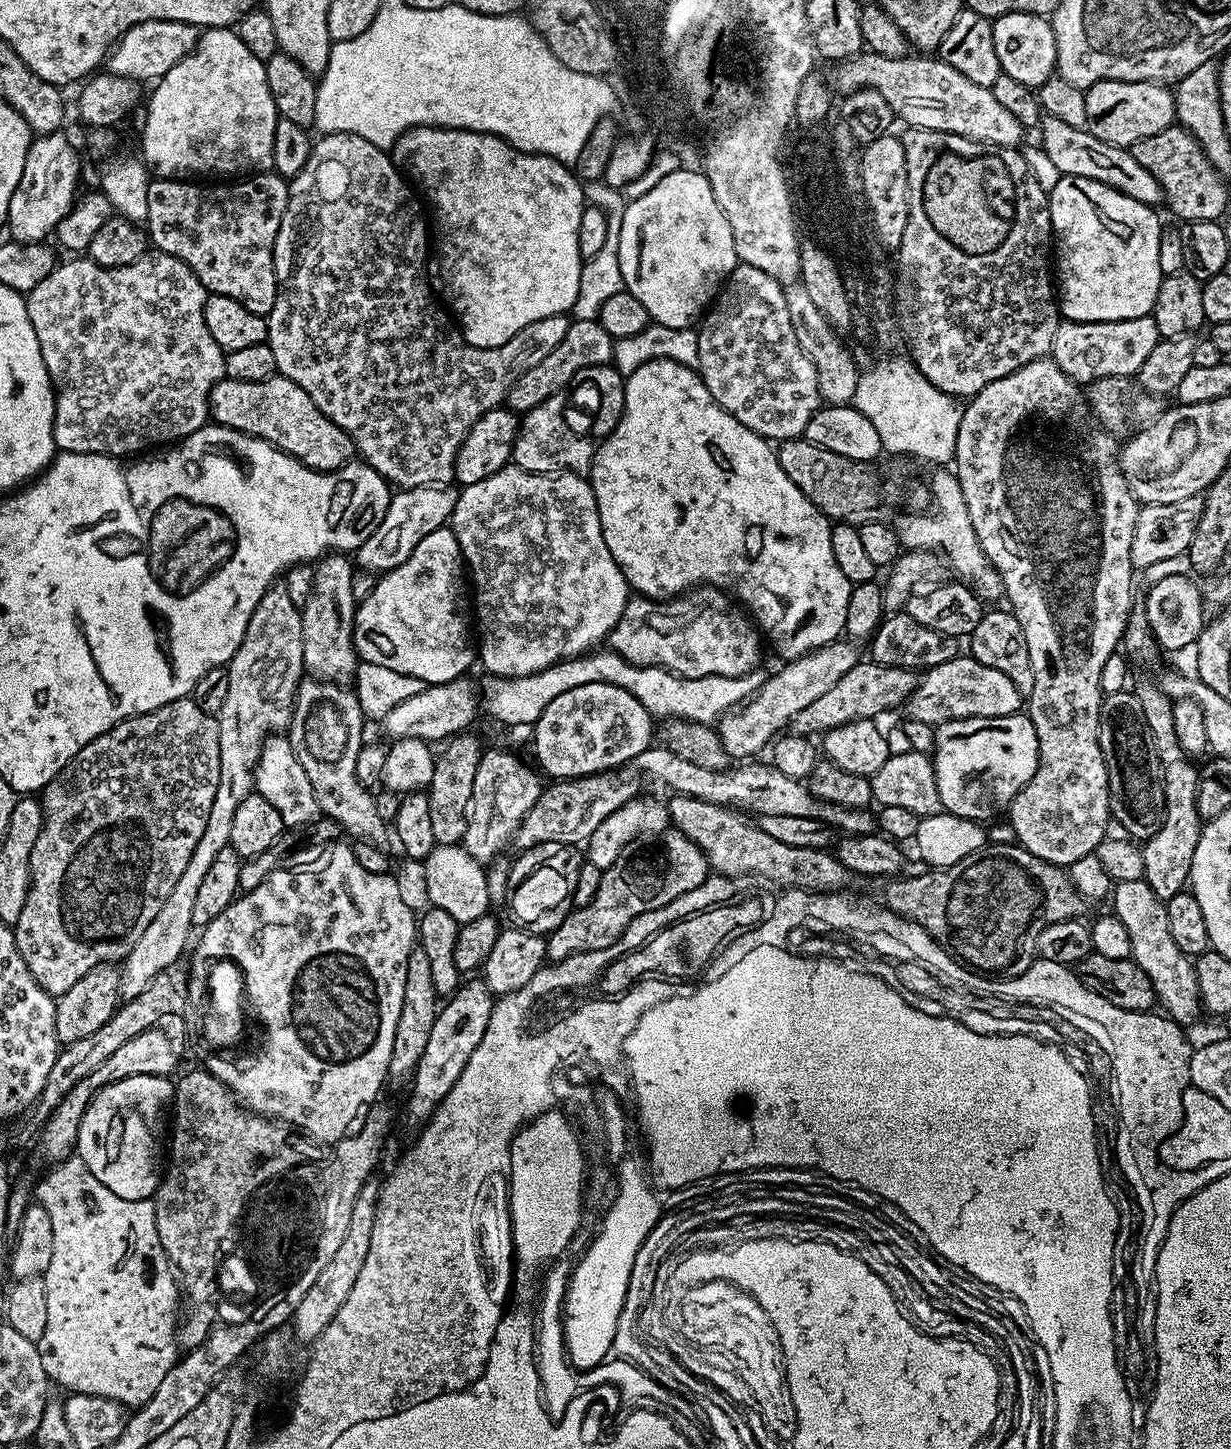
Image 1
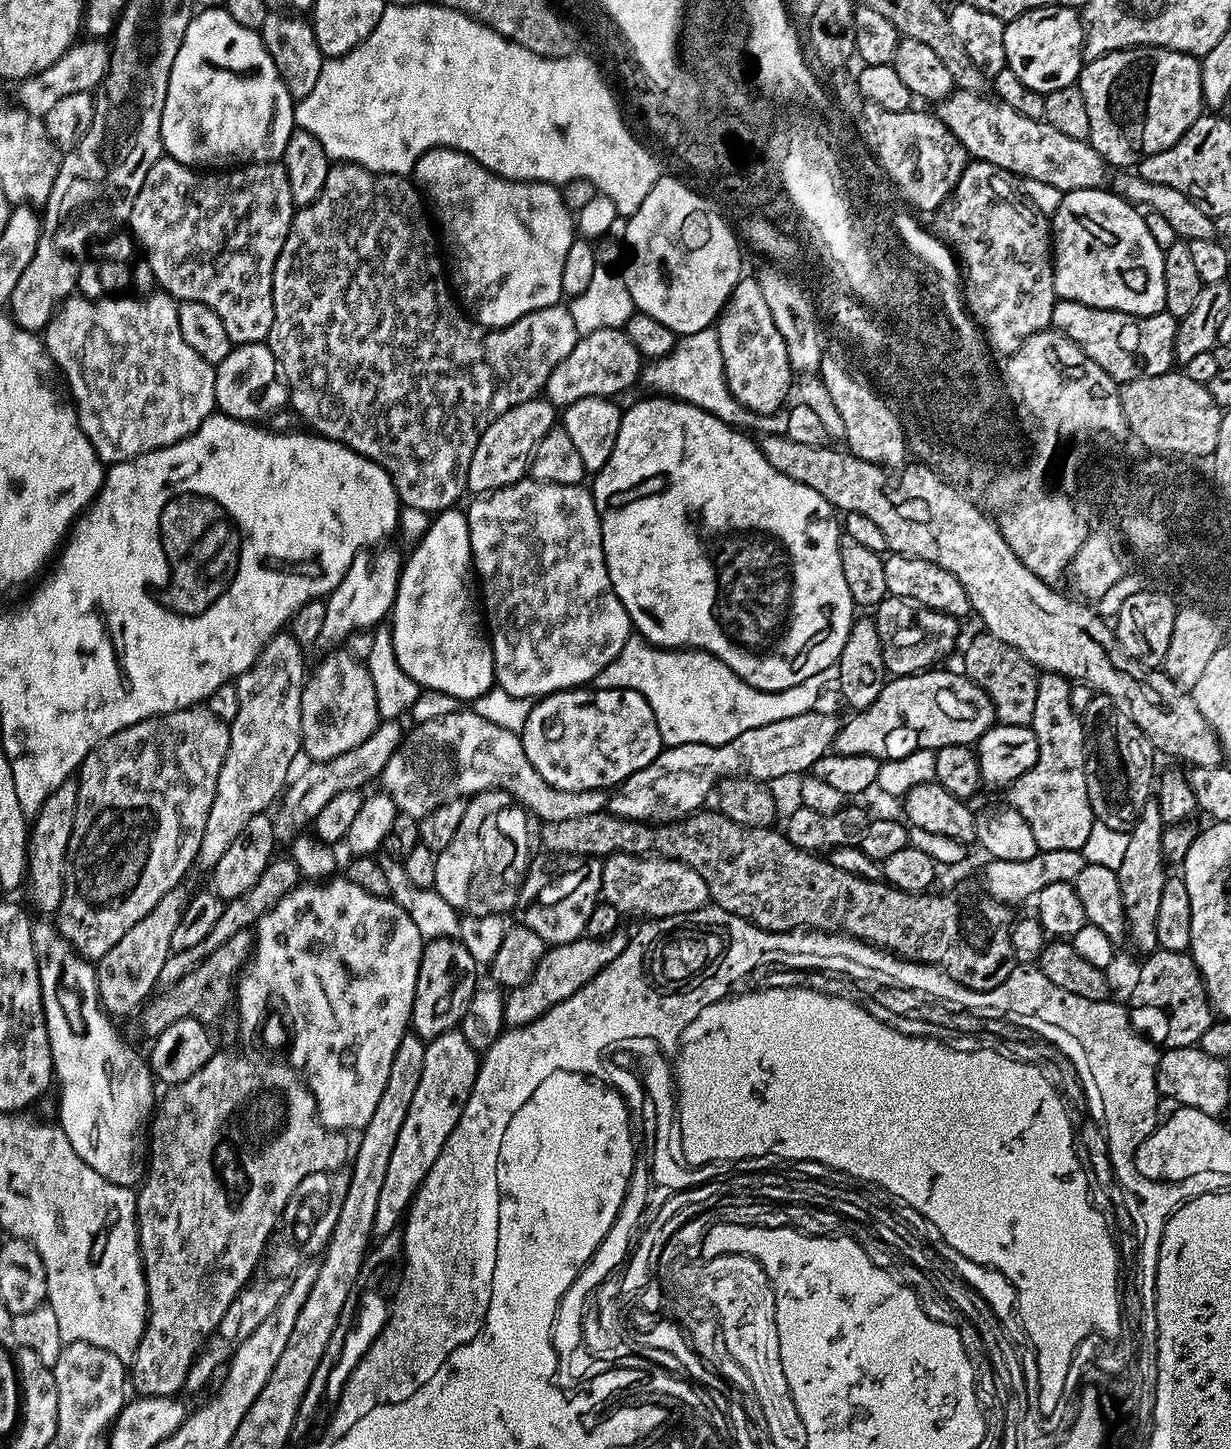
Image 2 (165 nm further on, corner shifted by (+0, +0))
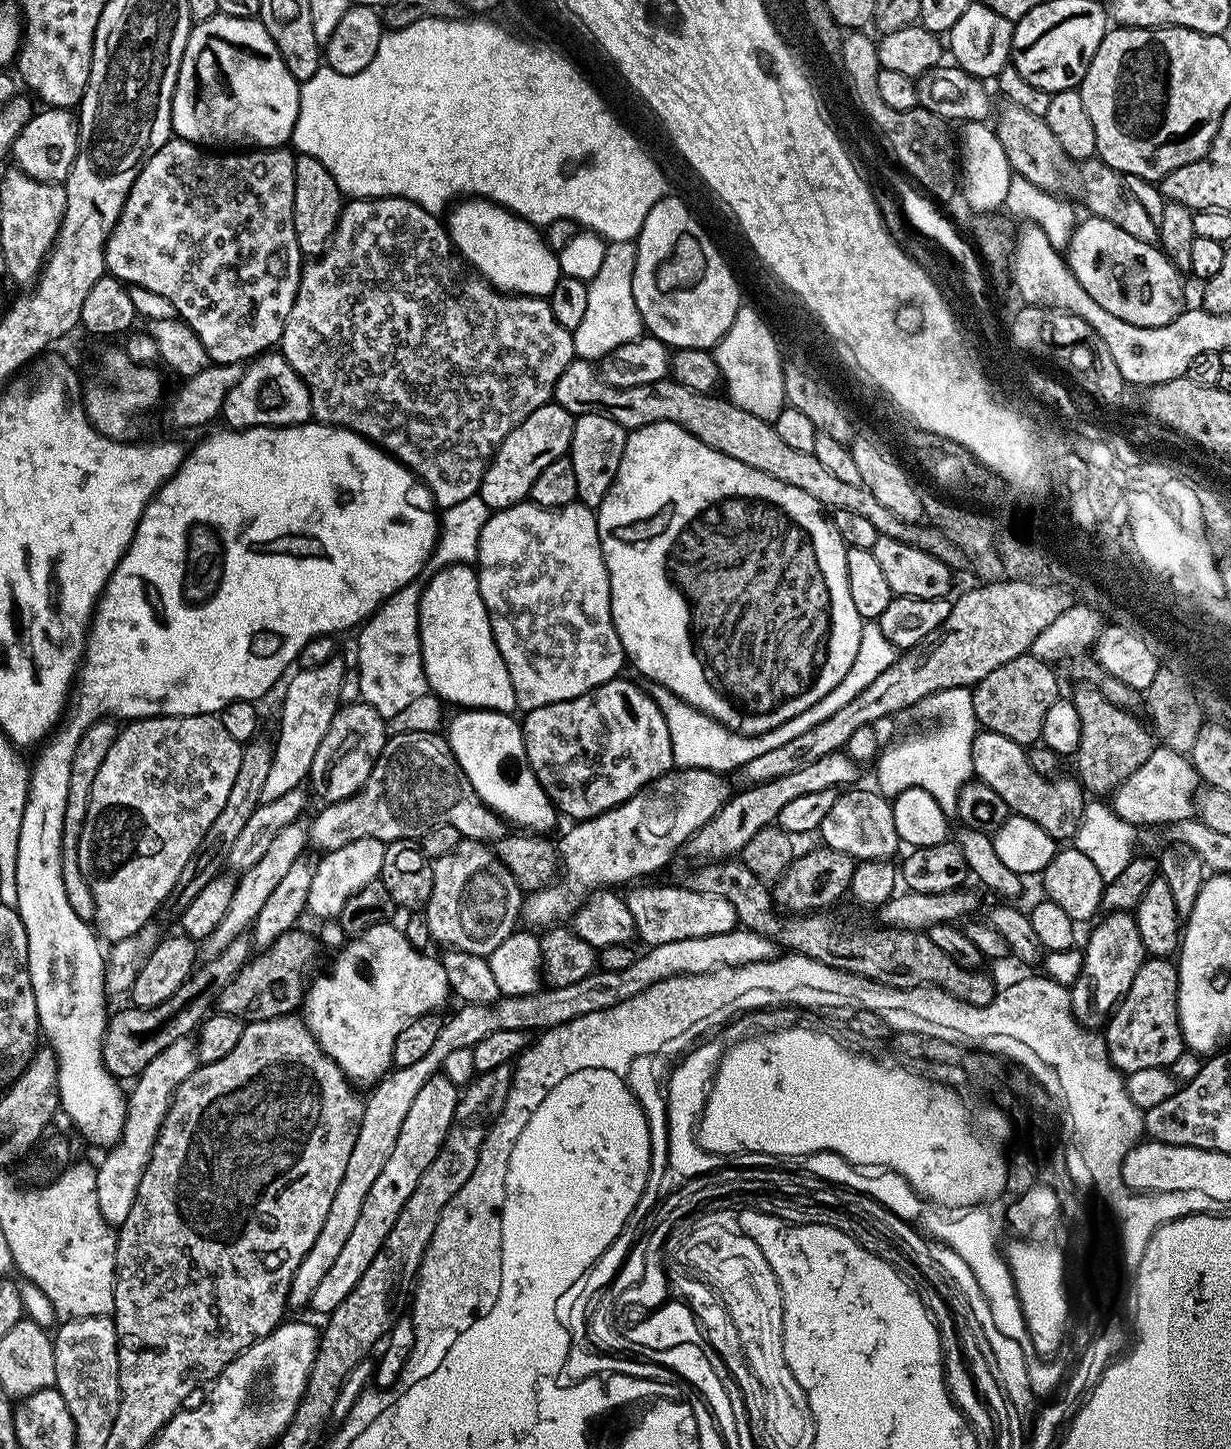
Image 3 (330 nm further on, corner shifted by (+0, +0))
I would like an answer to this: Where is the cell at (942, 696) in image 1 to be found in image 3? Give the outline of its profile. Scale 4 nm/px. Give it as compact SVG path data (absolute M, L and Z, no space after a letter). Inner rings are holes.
M847 751L831 752L826 758L818 758L810 762L810 766L802 766L802 770L794 770L794 774L784 774L765 784L754 784L745 787L745 792L733 795L720 807L720 813L706 826L699 828L684 843L683 855L688 855L692 862L715 862L726 860L743 853L746 842L758 834L767 824L777 823L782 806L787 806L793 798L802 794L810 794L818 790L839 789L841 786L852 786L860 776L861 765ZM853 783L853 784L852 784ZM844 784L844 785L840 785Z

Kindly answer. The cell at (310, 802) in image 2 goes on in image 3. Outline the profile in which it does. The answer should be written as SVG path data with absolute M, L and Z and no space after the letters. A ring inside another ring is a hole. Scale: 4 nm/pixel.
M304 822L286 826L276 835L274 842L270 842L270 850L266 850L266 854L262 854L262 858L258 858L254 866L239 873L234 898L230 898L226 915L222 917L222 922L218 922L214 934L210 934L207 940L203 941L203 951L205 948L209 952L207 953L209 957L216 957L226 946L229 946L230 942L233 942L234 938L251 929L252 923L258 918L258 910L262 910L266 898L270 898L270 894L278 887L278 881L290 871L290 866L294 866L296 860L305 855L304 844L306 848L309 843L308 829L309 825Z

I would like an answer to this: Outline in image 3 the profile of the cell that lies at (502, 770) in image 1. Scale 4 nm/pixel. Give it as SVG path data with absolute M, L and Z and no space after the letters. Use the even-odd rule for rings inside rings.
M461 839L460 845L450 854L442 854L432 861L432 893L426 905L429 934L436 944L448 944L444 946L487 958L491 952L498 950L498 946L502 946L502 942L506 942L508 936L517 931L516 919L521 919L525 899L525 893L518 886L514 874L506 870L506 866L487 843Z

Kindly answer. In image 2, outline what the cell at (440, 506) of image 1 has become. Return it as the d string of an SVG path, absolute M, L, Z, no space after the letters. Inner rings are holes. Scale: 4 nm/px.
M380 546L371 553L372 564L368 564L367 555L358 554L352 559L352 565L346 570L342 582L326 597L326 623L322 626L322 634L318 634L316 644L324 650L332 650L343 645L347 636L364 629L375 629L380 620L389 615L396 603L396 592L400 588L402 571L402 555L396 548Z

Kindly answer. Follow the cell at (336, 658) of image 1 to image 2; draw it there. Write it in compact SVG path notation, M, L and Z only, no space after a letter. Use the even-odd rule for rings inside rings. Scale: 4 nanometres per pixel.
M332 650L305 679L300 707L300 746L312 762L333 760L346 750L354 750L380 725L378 698L374 698L374 682L367 663L355 660L344 650Z

